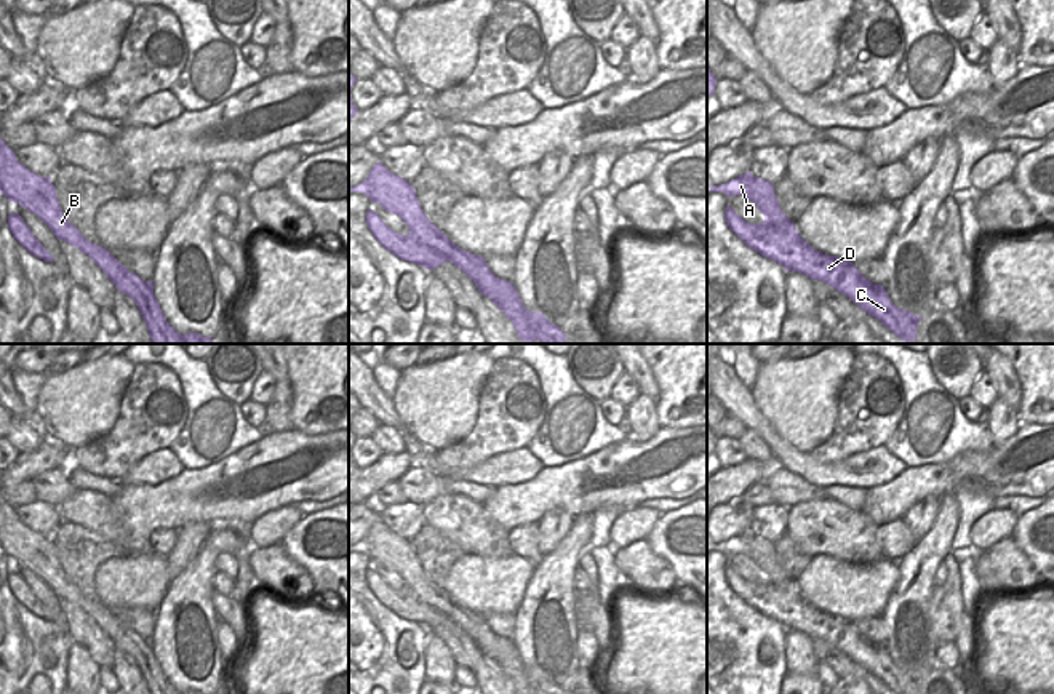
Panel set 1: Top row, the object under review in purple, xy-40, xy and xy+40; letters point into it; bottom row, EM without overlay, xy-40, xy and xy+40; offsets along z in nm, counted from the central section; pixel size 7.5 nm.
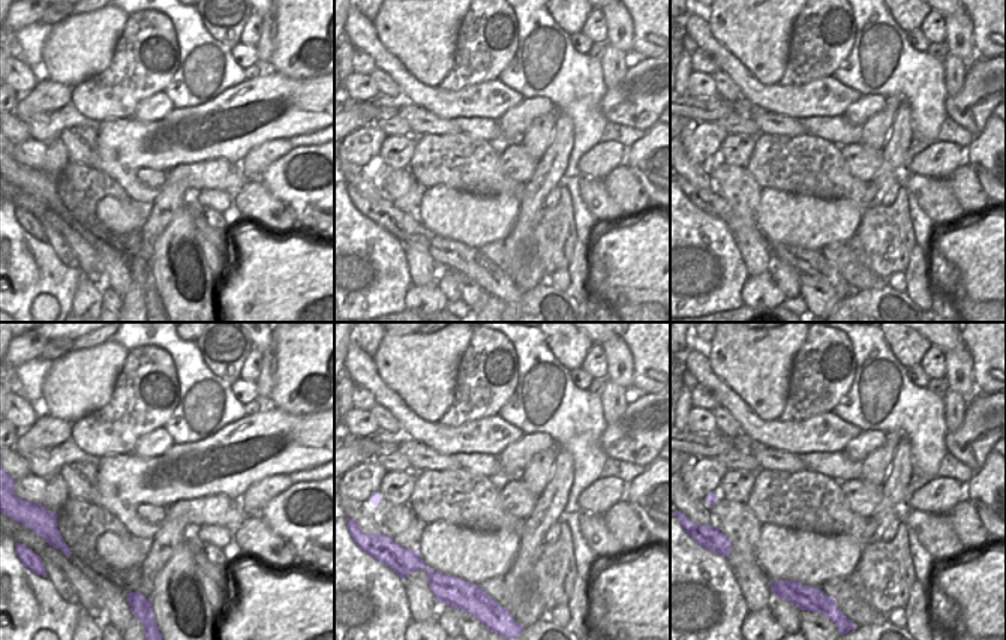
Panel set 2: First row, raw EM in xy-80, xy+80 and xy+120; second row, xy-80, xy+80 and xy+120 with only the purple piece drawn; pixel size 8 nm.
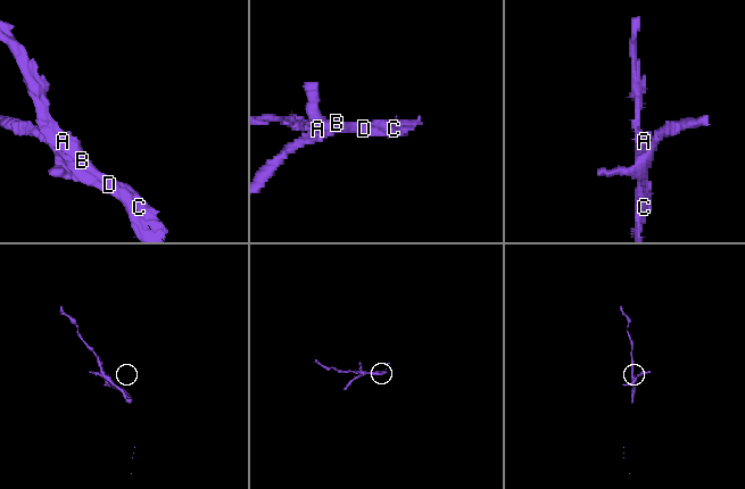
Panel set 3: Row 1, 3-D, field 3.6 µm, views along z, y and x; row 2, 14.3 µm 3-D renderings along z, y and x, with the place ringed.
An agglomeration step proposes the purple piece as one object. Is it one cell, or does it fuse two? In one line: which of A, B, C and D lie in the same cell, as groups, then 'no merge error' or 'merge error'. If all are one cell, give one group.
A B / C D | merge error

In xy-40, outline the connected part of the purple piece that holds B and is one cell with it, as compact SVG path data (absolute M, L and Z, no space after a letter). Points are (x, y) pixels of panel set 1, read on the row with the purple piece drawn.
M0 136L0 193L27 211L37 214L56 235L83 254L94 257L118 291L130 296L147 325L152 344L186 344L182 336L166 321L155 296L133 272L123 272L112 259L110 251L88 241L64 216L51 177L43 177L24 165Z

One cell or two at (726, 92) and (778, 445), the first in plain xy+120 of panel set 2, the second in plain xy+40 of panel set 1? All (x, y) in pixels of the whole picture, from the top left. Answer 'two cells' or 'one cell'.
two cells

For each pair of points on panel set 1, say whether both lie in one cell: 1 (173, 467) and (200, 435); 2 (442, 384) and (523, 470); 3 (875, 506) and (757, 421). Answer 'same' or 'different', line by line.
1: different
2: different
3: different

